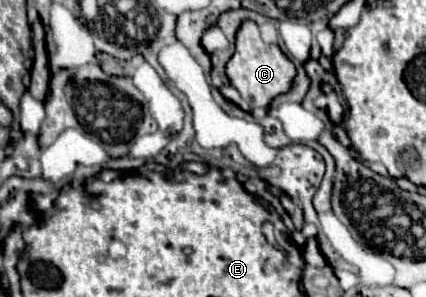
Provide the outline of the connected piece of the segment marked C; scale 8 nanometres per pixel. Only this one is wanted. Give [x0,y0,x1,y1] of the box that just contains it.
[226,23,296,109]

